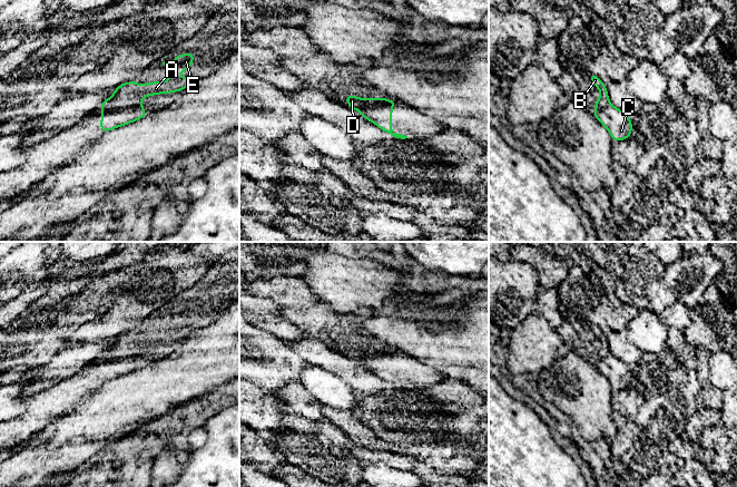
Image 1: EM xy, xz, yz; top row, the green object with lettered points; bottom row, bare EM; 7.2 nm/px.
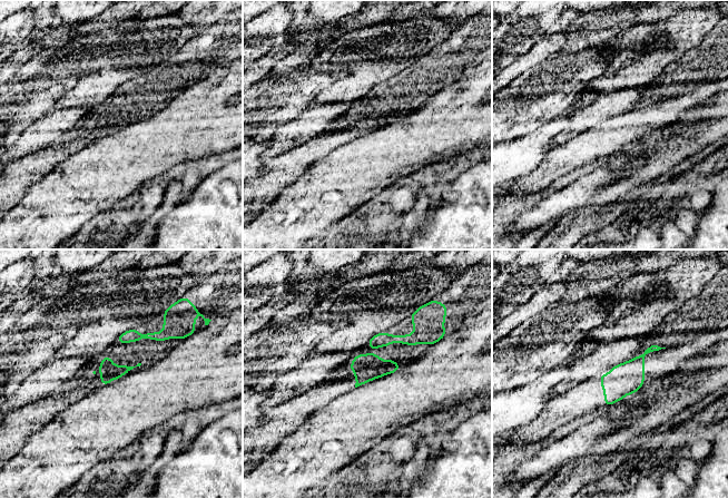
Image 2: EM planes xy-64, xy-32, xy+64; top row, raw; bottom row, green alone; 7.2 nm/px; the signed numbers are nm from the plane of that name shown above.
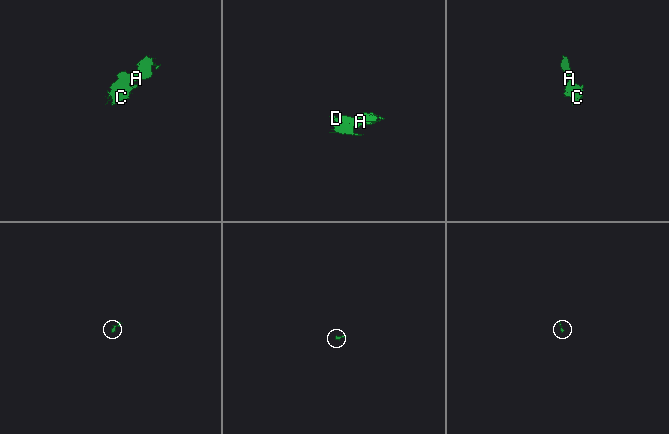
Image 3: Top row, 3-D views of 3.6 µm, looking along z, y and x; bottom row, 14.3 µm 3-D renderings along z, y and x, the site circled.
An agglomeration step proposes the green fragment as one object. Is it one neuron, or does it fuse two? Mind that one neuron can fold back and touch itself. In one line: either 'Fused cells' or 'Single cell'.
Fused cells

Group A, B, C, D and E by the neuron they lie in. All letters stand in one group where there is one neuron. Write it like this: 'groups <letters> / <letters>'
groups A B D E / C

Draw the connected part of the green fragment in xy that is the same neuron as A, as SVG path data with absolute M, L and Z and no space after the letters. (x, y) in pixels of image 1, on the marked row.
M189 51L187 55L179 55L175 57L173 65L169 61L164 61L164 66L171 68L171 71L168 74L170 79L167 81L147 82L145 86L135 81L121 84L116 88L110 98L102 101L100 114L111 111L115 108L124 108L130 98L141 99L150 95L169 94L187 88L193 80L187 77L181 79L178 77L180 76L183 69L190 68L193 61L193 51Z

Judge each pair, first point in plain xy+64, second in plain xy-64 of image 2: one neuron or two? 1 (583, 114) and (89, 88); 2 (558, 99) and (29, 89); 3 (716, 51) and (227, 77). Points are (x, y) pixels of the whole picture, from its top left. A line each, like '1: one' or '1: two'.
1: two
2: one
3: two

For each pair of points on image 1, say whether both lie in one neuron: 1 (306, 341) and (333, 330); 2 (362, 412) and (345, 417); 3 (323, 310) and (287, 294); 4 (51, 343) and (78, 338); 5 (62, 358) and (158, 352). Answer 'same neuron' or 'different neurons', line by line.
1: different neurons
2: different neurons
3: different neurons
4: different neurons
5: different neurons

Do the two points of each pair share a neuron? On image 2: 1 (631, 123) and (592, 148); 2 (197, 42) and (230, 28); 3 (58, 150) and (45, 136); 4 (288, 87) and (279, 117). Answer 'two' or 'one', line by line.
1: one
2: one
3: two
4: one

